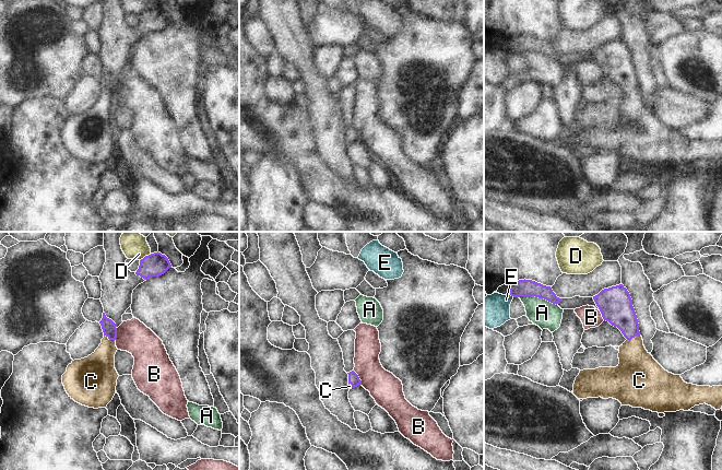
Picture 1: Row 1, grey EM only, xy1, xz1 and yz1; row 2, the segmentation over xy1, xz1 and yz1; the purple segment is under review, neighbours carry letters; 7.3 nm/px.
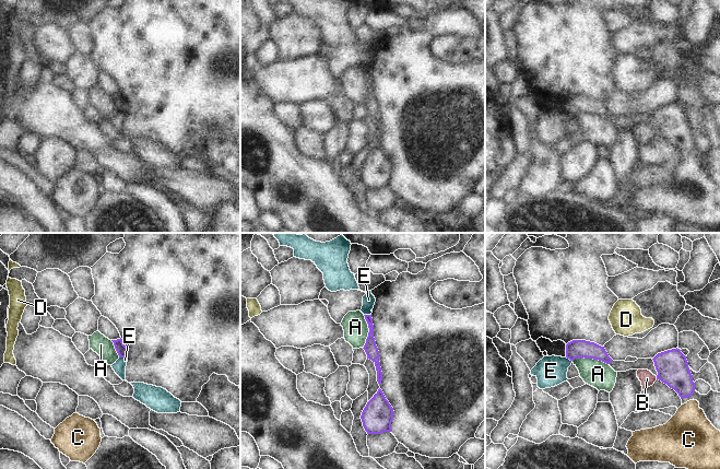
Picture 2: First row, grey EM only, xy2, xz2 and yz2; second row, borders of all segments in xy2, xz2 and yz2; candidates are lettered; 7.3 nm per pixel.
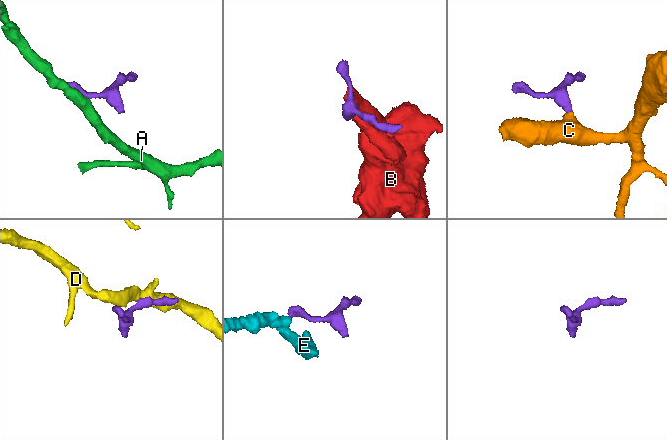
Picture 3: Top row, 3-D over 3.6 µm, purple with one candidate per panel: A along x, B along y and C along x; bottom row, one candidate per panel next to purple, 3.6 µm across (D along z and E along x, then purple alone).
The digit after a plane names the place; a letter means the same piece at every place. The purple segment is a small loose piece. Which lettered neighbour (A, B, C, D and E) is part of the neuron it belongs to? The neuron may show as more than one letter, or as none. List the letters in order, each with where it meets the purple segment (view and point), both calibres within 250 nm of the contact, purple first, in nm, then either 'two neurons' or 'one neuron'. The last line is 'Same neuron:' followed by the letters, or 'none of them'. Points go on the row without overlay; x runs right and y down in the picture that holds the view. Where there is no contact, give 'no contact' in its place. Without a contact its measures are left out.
A: contact yz1 (537, 51); calibres 130 and 200 nm; two neurons
B: contact xz1 (358, 132); calibres 80 and 240 nm; two neurons
C: contact xy1 (109, 94); calibres 100 and 260 nm; one neuron
D: contact xy1 (145, 11); calibres 170 and 110 nm; two neurons
E: contact xy2 (122, 112); calibres 80 and 90 nm; two neurons
Same neuron: C

